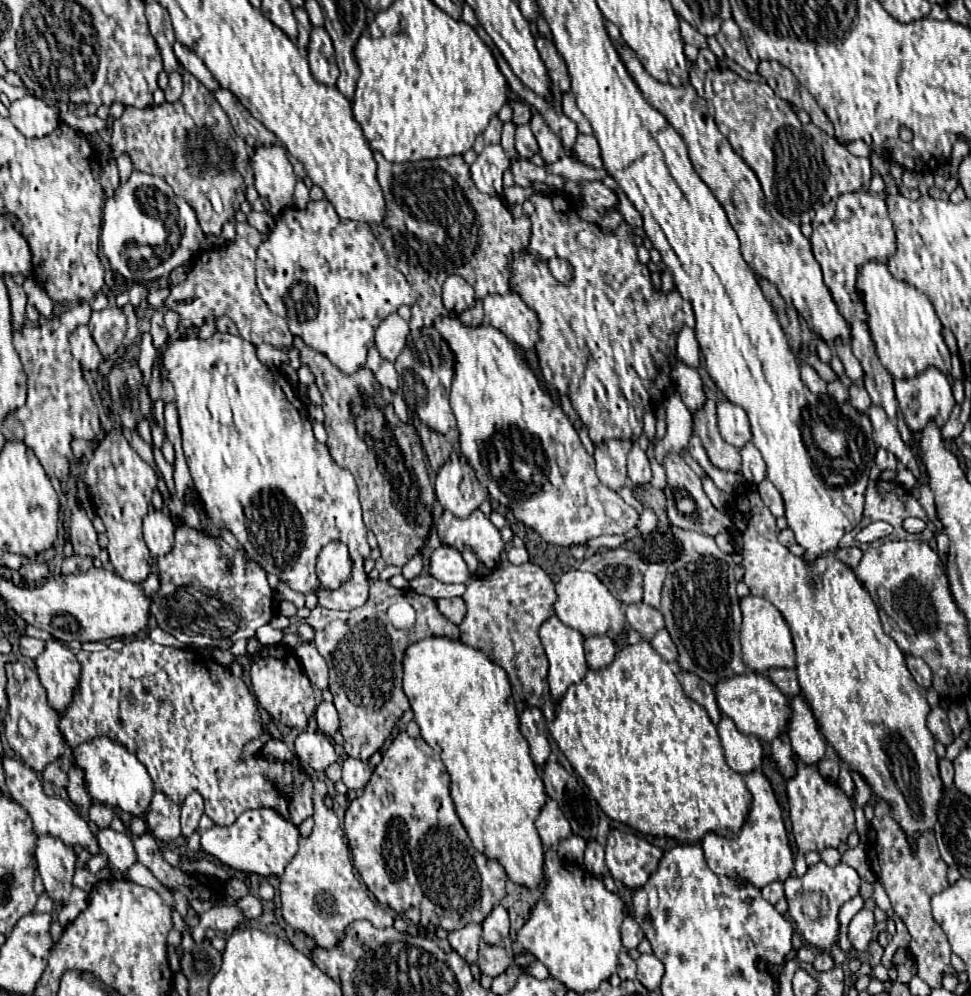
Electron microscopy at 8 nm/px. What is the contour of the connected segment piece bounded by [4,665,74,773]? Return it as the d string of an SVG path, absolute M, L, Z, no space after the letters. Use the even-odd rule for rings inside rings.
M24 665L24 671L26 671L26 679L24 683L10 683L10 689L8 689L8 697L10 697L10 709L8 709L8 715L6 715L6 739L8 739L8 745L12 747L12 751L24 759L24 763L28 763L34 771L42 771L48 763L52 763L54 759L66 755L66 757L74 757L72 749L66 745L66 741L62 739L60 731L58 731L58 713L54 709L48 707L48 701L46 701L46 691L44 687L40 685L40 679L38 675L34 673L34 669L30 669L28 665ZM20 719L26 719L32 729L34 729L34 737L32 739L26 739L20 735L20 727L18 727L18 721Z

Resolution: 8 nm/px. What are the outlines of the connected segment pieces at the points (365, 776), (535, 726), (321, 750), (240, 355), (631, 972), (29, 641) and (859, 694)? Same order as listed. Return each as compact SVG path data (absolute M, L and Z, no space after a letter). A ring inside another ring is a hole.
M346 757L344 763L342 763L342 781L346 783L348 789L362 789L368 781L370 781L370 767L368 763L360 761L360 759L352 759L352 757Z
M526 709L520 715L520 731L530 745L530 755L536 765L544 765L550 755L550 743L546 737L546 721L540 709Z
M320 731L300 733L296 739L296 755L302 763L310 765L314 771L324 771L338 759L332 741Z
M218 331L210 339L186 335L184 339L172 341L162 353L162 365L166 369L166 377L176 389L186 463L194 487L200 491L204 511L212 523L220 529L228 529L244 547L246 555L268 575L276 575L290 589L304 595L314 591L318 605L336 611L350 611L364 605L368 599L368 575L364 571L364 561L370 557L370 547L366 541L368 529L362 521L354 477L348 469L336 465L324 443L316 441L306 409L288 381L278 371L268 369L256 359L256 349L250 341L244 341L240 335ZM225 385L234 385L238 393L230 404L224 399ZM330 541L342 541L348 545L350 559L354 563L352 575L344 583L344 591L342 587L340 591L326 591L320 587L316 577L316 557Z
M622 951L618 959L620 959L620 965L618 965L620 979L636 979L636 963L630 959L630 955Z
M20 637L20 643L18 643L18 647L20 647L20 653L22 653L22 655L26 655L26 657L34 659L34 657L38 657L38 655L40 655L40 653L44 651L46 643L44 643L42 639L32 639L32 637Z
M750 491L748 497L740 497L736 523L738 531L732 533L736 543L734 547L742 555L742 565L746 569L744 583L750 587L752 595L768 599L790 625L796 647L796 673L800 689L810 701L810 709L820 723L826 743L832 745L836 755L852 771L858 771L864 777L878 799L884 799L890 805L894 821L908 839L916 833L932 831L944 797L944 785L938 773L934 737L926 727L926 717L930 713L930 705L924 697L926 689L922 689L920 695L920 687L906 667L904 653L882 631L878 607L872 597L866 593L864 585L858 583L852 569L846 567L834 553L808 565L802 557L792 555L784 545L780 545L776 539L776 519L758 493Z

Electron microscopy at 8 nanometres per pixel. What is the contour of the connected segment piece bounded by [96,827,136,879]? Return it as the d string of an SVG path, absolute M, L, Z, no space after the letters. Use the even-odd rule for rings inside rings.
M100 829L96 833L98 845L102 841L102 853L108 857L108 863L114 867L116 879L124 877L124 871L136 861L136 853L132 847L132 839L128 833L118 833L114 829Z

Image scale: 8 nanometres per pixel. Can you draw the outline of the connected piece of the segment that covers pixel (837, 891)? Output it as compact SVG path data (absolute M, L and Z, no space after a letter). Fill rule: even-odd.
M824 861L810 865L804 877L788 877L784 881L784 893L788 901L788 915L796 923L798 931L804 935L804 939L822 951L830 951L838 943L840 935L840 923L838 923L838 911L840 907L856 897L860 891L860 877L856 869L852 869L846 863L838 863L836 867L828 867Z

